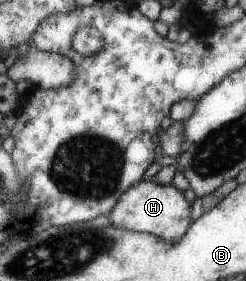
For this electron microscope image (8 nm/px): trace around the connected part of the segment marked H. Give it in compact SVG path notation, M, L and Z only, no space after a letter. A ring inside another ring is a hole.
M151 179L136 182L131 188L125 189L119 201L107 214L114 227L138 233L147 233L164 239L165 242L177 242L186 233L189 226L189 202L183 198L173 183L160 185Z

